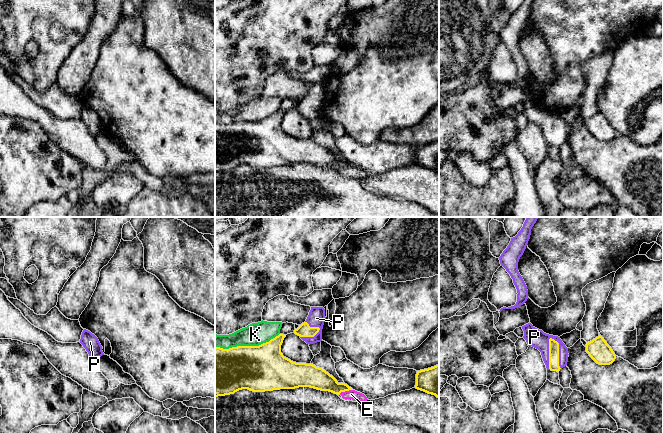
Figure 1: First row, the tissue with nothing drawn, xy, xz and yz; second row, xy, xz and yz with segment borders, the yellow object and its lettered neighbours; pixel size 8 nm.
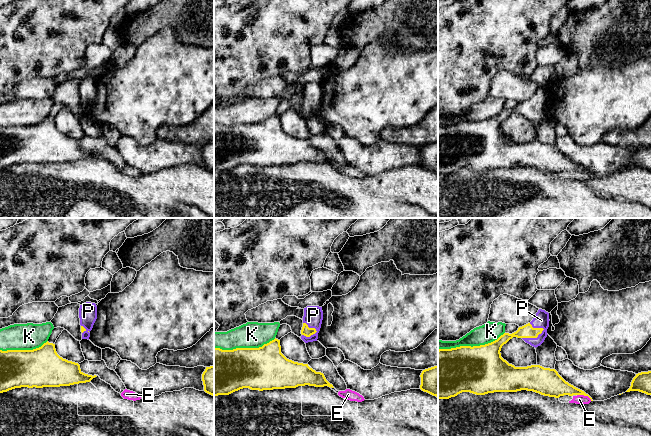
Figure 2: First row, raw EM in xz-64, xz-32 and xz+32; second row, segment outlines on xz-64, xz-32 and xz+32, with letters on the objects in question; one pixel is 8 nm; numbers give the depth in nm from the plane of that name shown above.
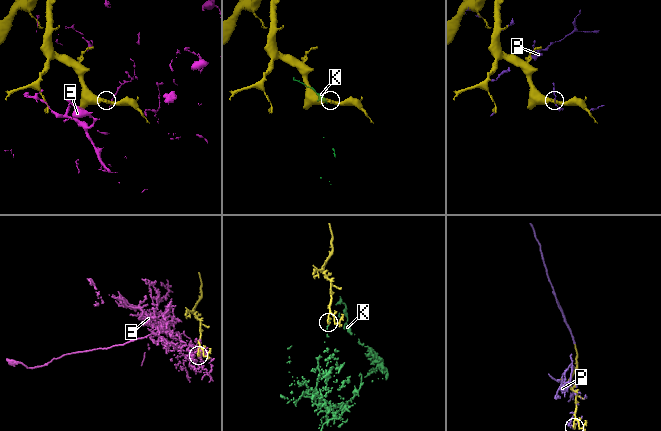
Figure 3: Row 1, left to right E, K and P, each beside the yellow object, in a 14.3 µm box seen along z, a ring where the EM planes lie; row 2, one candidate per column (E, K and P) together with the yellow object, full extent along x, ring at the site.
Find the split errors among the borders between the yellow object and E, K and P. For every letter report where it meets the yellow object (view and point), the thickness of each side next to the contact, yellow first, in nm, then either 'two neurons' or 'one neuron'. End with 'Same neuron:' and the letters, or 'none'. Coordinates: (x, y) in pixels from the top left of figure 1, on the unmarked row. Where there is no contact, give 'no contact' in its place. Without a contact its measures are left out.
E: meets yellow in xz at (345, 166); 170 nm thick on the yellow side, 80 nm on the other; two neurons
K: meets yellow in xz at (247, 122); 380 nm thick on the yellow side, 190 nm on the other; two neurons
P: meets yellow in yz at (558, 128); 80 nm thick on the yellow side, 150 nm on the other; one neuron
Same neuron: P

